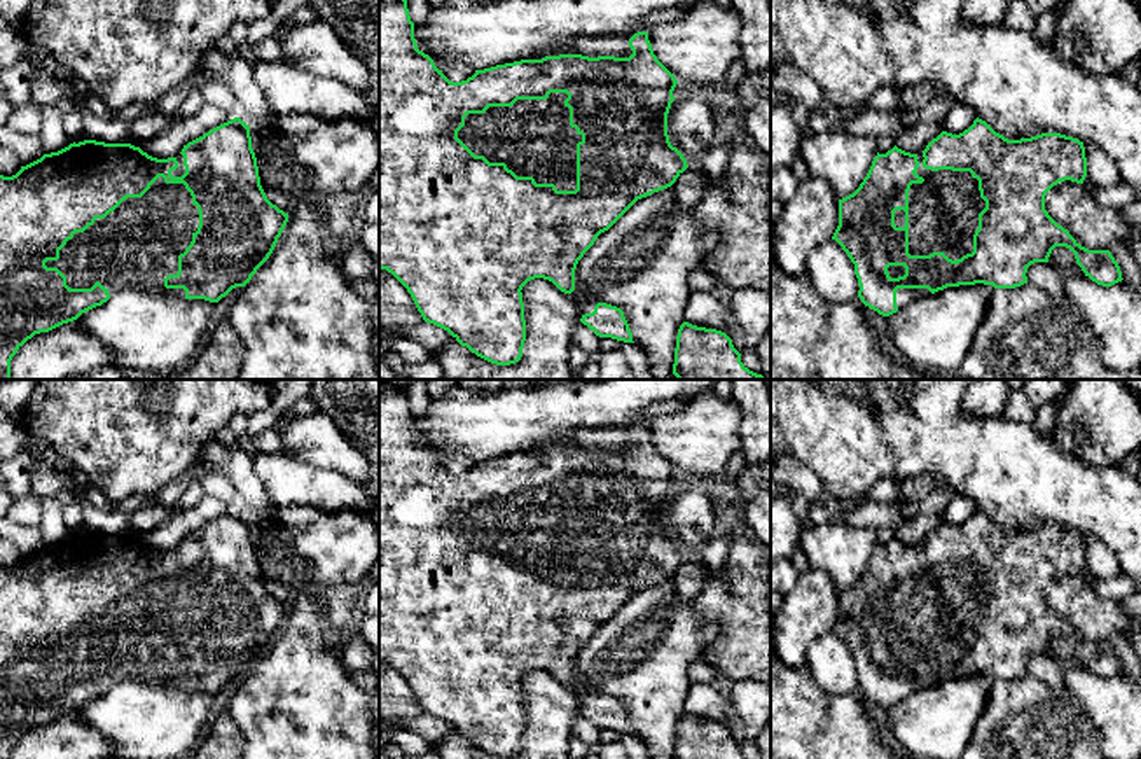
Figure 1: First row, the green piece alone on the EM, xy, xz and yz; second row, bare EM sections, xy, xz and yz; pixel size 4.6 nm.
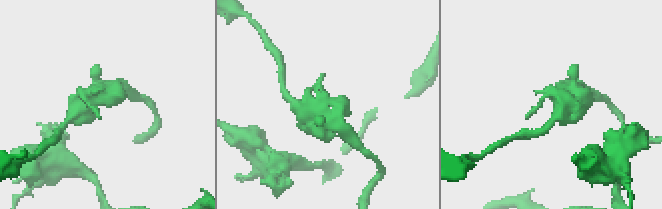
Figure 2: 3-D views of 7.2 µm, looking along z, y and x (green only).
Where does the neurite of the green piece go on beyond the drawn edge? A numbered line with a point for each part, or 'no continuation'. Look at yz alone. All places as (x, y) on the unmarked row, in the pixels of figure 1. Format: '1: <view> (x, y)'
1: yz (944, 602)

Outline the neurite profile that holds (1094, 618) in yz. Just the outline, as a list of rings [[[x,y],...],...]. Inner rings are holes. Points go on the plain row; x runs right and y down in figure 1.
[[[1083,575],[1054,577],[1045,588],[1045,602],[1089,642],[1110,642],[1117,635],[1131,638],[1134,630],[1124,603],[1099,596]]]

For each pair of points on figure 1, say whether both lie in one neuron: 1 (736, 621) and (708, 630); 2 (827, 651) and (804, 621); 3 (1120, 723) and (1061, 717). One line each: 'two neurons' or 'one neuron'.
1: two neurons
2: two neurons
3: two neurons

